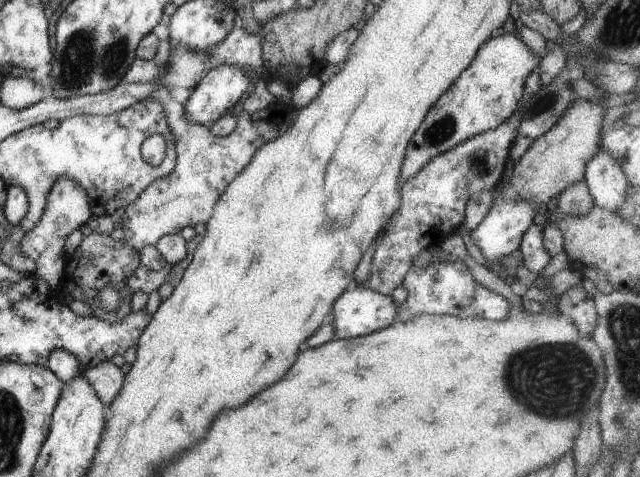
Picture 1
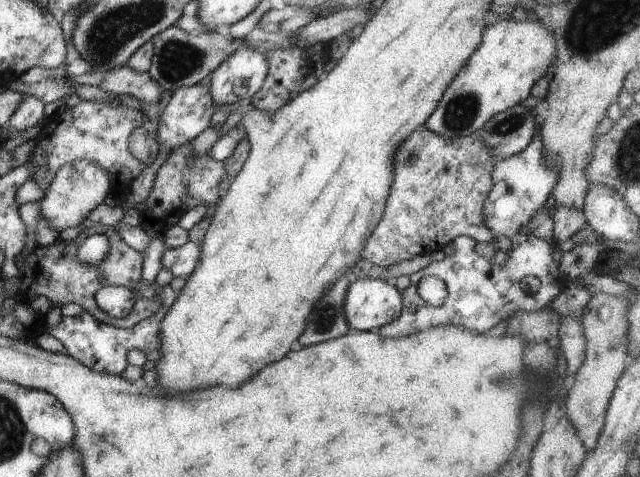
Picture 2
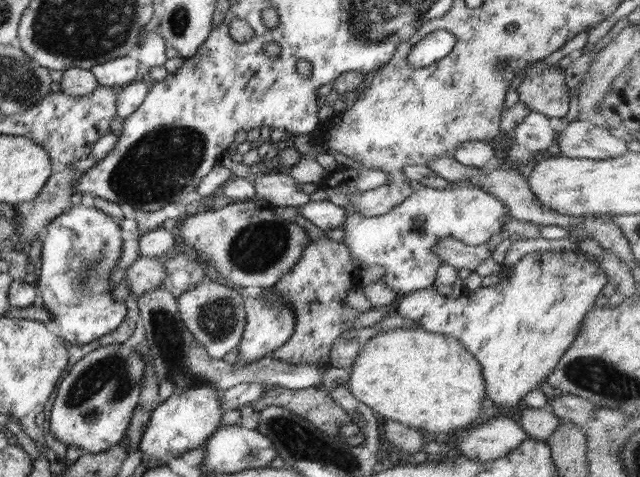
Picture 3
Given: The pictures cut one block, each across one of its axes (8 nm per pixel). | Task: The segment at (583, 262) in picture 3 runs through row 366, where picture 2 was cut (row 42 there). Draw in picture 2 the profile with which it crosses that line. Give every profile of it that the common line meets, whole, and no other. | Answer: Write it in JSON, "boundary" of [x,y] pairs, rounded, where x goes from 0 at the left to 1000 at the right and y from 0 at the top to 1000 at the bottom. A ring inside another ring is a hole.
{"boundary":[[[798,38],[775,46],[767,40],[753,67],[750,94],[672,239],[664,258],[666,273],[691,289],[736,285],[769,243],[819,214],[830,199],[834,176],[852,161],[864,134],[869,92],[866,67],[859,67],[859,59],[844,42],[831,46],[822,38]]]}

